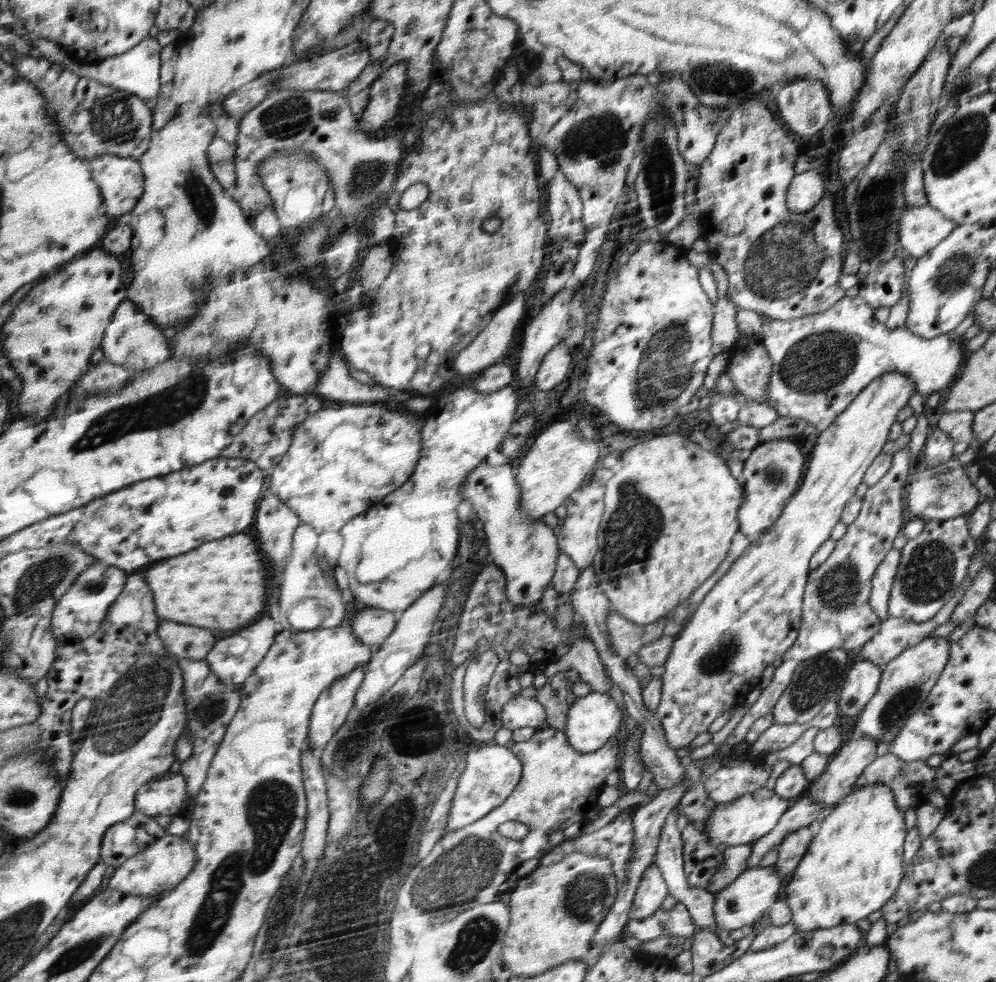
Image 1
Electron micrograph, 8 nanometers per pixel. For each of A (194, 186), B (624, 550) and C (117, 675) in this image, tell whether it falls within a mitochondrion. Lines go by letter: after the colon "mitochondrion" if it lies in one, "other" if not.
A: mitochondrion
B: mitochondrion
C: mitochondrion

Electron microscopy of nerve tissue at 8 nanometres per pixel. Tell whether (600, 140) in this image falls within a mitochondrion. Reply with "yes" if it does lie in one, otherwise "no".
yes

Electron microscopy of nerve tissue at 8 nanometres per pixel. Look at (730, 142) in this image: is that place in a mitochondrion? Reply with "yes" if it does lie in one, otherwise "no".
no

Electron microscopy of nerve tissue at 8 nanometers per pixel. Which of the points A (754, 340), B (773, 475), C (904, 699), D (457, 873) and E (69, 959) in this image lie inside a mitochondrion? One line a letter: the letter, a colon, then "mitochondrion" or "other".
A: other
B: mitochondrion
C: mitochondrion
D: mitochondrion
E: mitochondrion

